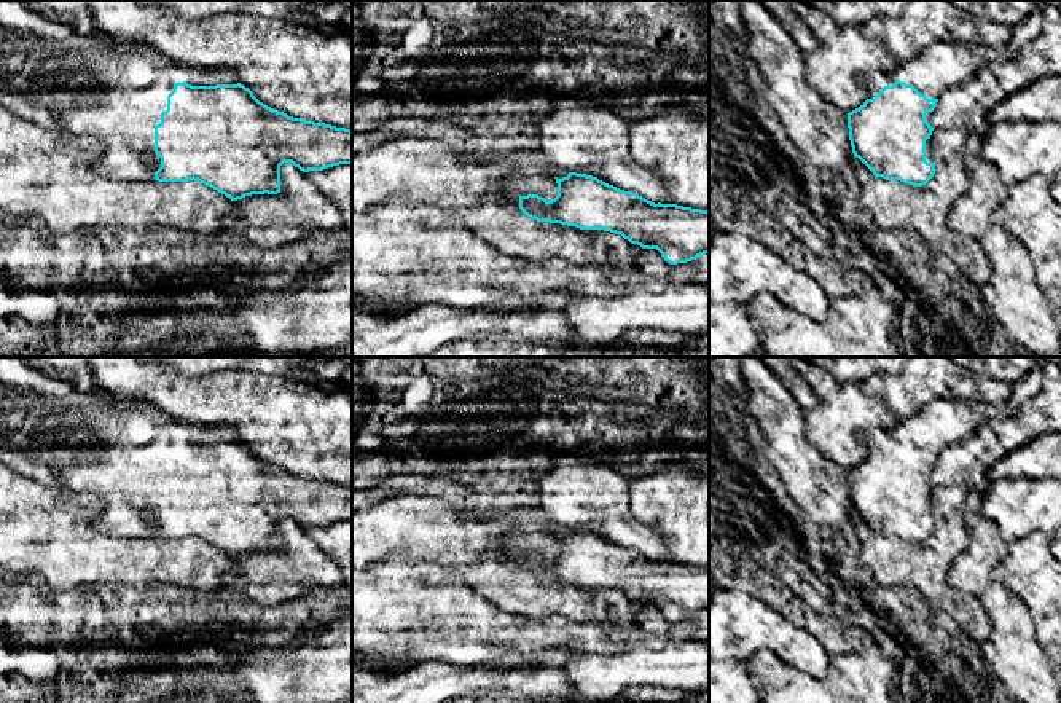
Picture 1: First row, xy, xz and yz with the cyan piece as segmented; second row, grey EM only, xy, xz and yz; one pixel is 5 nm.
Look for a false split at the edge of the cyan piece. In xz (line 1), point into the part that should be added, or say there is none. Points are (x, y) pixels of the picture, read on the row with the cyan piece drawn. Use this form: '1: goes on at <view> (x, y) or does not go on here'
1: does not go on here

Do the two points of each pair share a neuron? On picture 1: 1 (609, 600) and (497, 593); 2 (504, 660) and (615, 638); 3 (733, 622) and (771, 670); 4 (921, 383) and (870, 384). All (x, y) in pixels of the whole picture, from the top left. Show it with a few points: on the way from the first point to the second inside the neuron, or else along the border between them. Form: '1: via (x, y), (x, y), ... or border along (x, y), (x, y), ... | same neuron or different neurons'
1: via (582, 600), (524, 598) | same neuron
2: border along (550, 648), (512, 654) | different neurons
3: via (744, 633), (770, 659) | same neuron
4: via (908, 384), (883, 384) | same neuron

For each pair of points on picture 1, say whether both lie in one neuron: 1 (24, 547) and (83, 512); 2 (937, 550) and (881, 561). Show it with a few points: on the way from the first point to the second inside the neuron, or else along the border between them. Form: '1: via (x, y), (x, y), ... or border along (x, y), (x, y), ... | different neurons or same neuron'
1: via (39, 533), (48, 530), (69, 512) | same neuron
2: via (923, 561), (896, 561) | same neuron

